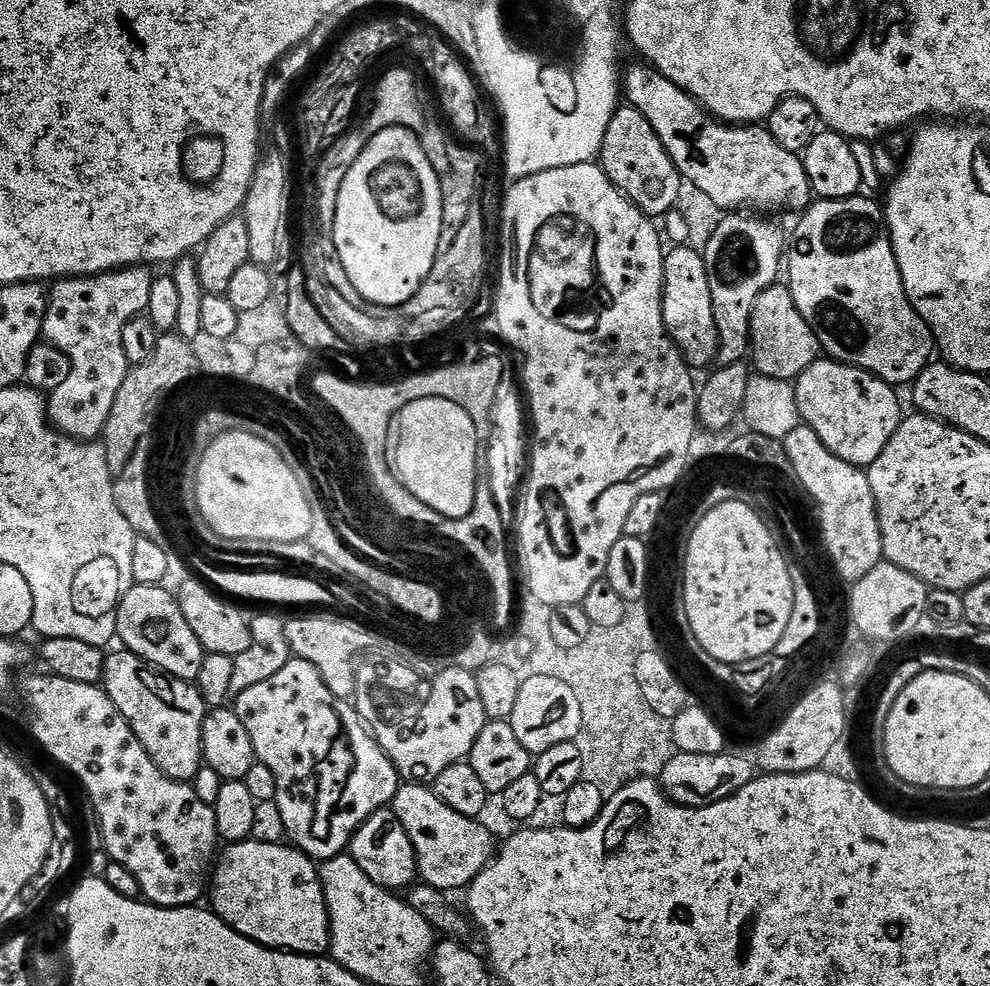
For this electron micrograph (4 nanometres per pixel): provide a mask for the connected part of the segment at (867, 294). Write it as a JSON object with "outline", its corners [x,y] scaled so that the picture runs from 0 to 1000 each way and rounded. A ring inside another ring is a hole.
{"outline":[[[873,197],[854,203],[825,202],[817,206],[808,221],[794,247],[794,290],[800,295],[810,323],[814,323],[822,335],[829,354],[839,364],[875,375],[897,389],[920,390],[929,382],[931,375],[942,368],[943,346],[941,336],[935,327],[931,327],[915,298],[903,249],[897,239],[892,210],[876,203]]]}

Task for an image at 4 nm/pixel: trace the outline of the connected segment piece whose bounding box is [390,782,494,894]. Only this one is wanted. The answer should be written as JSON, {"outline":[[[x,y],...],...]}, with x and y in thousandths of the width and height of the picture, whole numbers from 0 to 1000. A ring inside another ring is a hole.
{"outline":[[[419,793],[405,794],[399,809],[396,810],[394,819],[400,826],[400,833],[410,842],[410,846],[420,863],[420,879],[423,891],[427,896],[433,897],[435,901],[442,901],[449,907],[456,906],[456,901],[472,902],[480,888],[497,873],[499,867],[497,848],[485,837],[486,833],[463,826],[463,822],[455,822],[455,817],[451,817],[451,813],[443,811],[435,798]]]}

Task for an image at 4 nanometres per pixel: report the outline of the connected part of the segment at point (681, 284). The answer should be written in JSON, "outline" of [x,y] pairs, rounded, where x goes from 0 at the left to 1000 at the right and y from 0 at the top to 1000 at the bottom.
{"outline":[[[683,249],[671,262],[671,330],[675,342],[683,348],[687,358],[700,374],[711,373],[724,364],[727,340],[721,327],[717,302],[717,286],[713,278],[711,261],[696,249]]]}

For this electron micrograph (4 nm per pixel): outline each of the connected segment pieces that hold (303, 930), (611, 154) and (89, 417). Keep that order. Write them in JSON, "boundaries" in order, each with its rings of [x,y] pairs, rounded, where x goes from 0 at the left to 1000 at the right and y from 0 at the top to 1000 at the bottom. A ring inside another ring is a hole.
{"boundaries":[[[[254,850],[227,860],[212,888],[213,924],[266,961],[298,965],[302,970],[327,970],[333,961],[331,920],[315,869],[287,854],[274,856]]],[[[626,108],[623,111],[606,149],[604,165],[619,189],[637,207],[647,211],[652,219],[670,221],[684,210],[686,191],[689,188],[687,174],[681,168],[677,156],[673,156],[665,136],[661,136],[661,128],[648,120],[643,110]]],[[[134,270],[100,280],[74,280],[52,289],[42,341],[67,361],[73,374],[67,387],[47,403],[46,413],[53,433],[64,442],[82,448],[102,445],[115,404],[131,376],[123,355],[123,335],[127,327],[149,315],[156,283],[149,276],[148,271]]]]}

